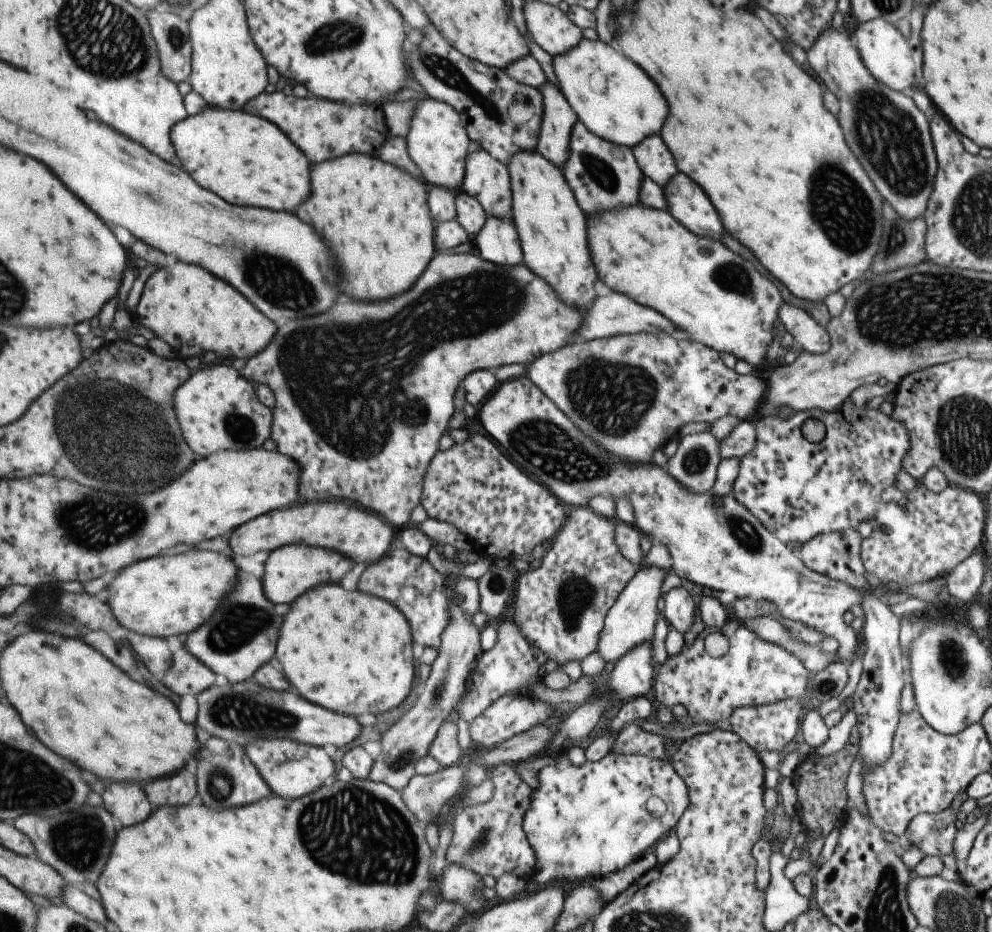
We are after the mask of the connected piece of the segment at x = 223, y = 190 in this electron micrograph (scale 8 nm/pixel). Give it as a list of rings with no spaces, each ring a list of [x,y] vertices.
[[[206,107],[199,114],[195,116],[189,116],[185,118],[184,121],[178,122],[172,128],[171,132],[173,150],[177,150],[177,160],[179,160],[179,166],[183,170],[189,170],[189,176],[191,178],[197,178],[197,182],[201,182],[201,186],[205,186],[205,190],[211,190],[213,194],[217,194],[219,198],[223,198],[225,202],[229,204],[245,204],[245,206],[259,206],[259,208],[271,208],[271,210],[287,210],[287,212],[293,212],[295,206],[299,202],[303,202],[307,196],[309,196],[309,164],[305,160],[305,156],[287,140],[287,136],[277,128],[273,126],[271,122],[263,120],[263,118],[257,118],[253,114],[248,114],[247,112],[240,110],[223,110],[223,108],[211,108]]]

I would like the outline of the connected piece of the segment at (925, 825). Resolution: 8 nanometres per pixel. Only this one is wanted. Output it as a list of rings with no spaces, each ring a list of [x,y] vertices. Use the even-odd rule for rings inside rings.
[[[966,792],[957,794],[949,808],[943,812],[931,814],[919,814],[913,820],[909,820],[905,828],[905,838],[911,846],[923,852],[923,856],[954,855],[956,857],[956,844],[953,840],[955,832],[956,815],[959,806],[967,799]]]

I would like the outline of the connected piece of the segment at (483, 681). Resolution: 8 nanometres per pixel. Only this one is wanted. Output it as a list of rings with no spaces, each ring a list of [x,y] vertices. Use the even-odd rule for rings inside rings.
[[[511,619],[499,622],[496,632],[497,640],[495,640],[495,644],[489,650],[482,652],[477,664],[475,664],[474,671],[469,674],[468,683],[465,684],[464,698],[461,698],[451,708],[451,712],[445,716],[445,720],[451,720],[451,722],[455,723],[457,717],[459,717],[469,724],[475,716],[478,716],[485,708],[491,706],[495,700],[505,696],[507,692],[511,692],[515,696],[527,696],[529,694],[533,700],[545,702],[545,704],[549,704],[549,706],[559,710],[559,707],[564,708],[568,703],[581,705],[588,700],[587,698],[591,698],[600,690],[600,688],[596,687],[593,677],[584,676],[583,674],[581,674],[581,678],[577,682],[570,682],[563,690],[547,688],[537,674],[539,666],[546,662],[543,652],[539,652],[539,648],[527,644],[521,638],[523,634],[517,630],[515,622]],[[456,705],[458,706],[457,711],[454,710]]]

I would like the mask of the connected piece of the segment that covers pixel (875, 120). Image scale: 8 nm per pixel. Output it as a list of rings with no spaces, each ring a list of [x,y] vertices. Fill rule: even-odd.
[[[825,28],[806,51],[809,68],[837,98],[837,122],[843,138],[851,138],[851,152],[869,174],[877,192],[903,218],[915,220],[924,215],[927,200],[934,191],[937,162],[928,130],[928,121],[908,93],[885,88],[865,70],[850,36],[844,30]]]

